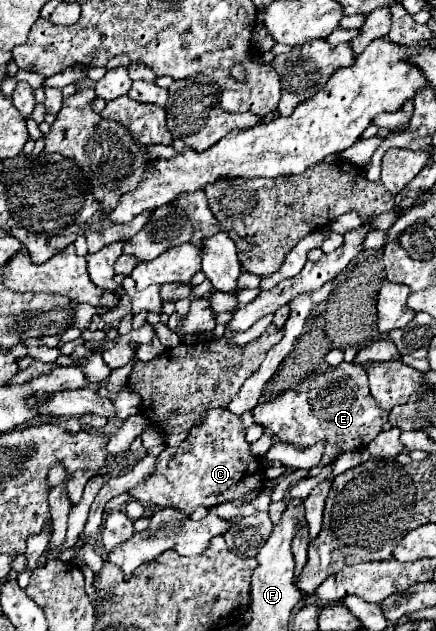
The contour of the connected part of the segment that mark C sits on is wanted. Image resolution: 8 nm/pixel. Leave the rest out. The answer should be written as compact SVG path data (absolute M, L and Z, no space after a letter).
M214 408L202 414L202 426L192 432L188 448L166 448L160 454L156 472L144 484L138 484L128 494L140 504L156 504L160 508L176 508L192 514L198 506L212 508L228 500L252 500L262 490L262 466L250 454L250 444L244 440L240 418L226 408Z

